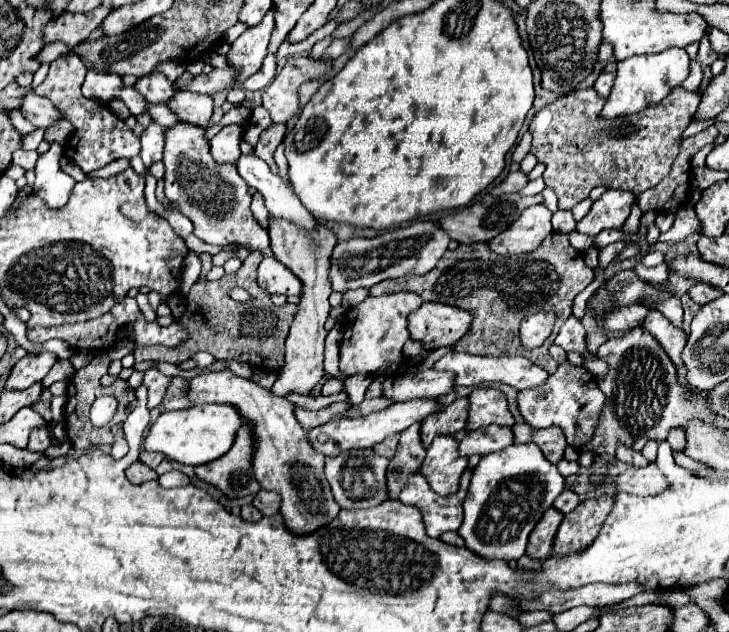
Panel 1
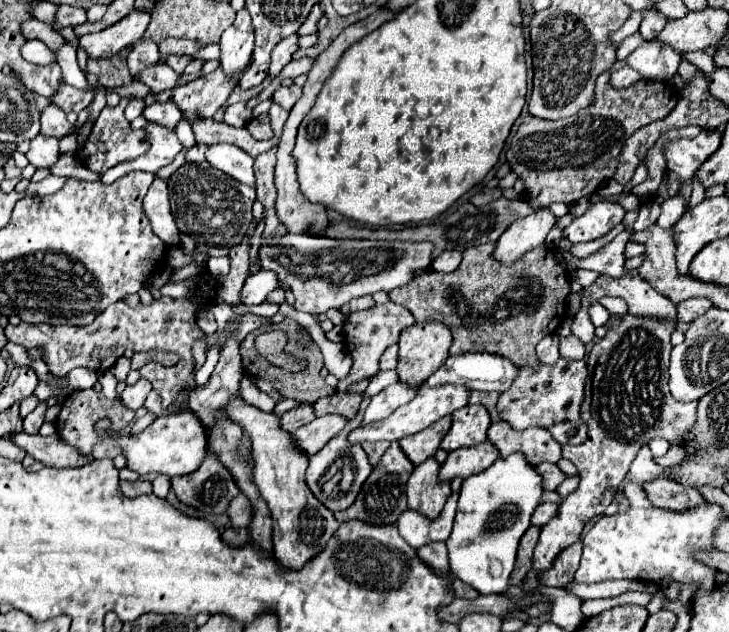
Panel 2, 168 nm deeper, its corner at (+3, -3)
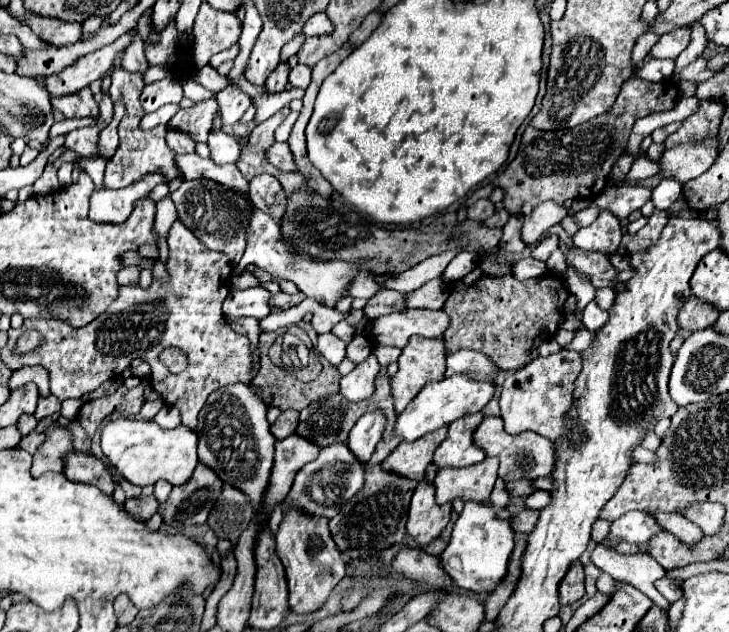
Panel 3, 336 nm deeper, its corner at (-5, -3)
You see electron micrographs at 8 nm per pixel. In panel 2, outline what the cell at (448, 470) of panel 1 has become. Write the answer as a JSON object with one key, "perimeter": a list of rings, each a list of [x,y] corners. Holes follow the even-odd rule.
{"perimeter":[[[428,457],[424,463],[414,467],[406,489],[408,507],[422,511],[430,519],[440,515],[446,499],[452,493],[450,483],[440,483],[438,473],[440,473],[440,463],[434,457]]]}

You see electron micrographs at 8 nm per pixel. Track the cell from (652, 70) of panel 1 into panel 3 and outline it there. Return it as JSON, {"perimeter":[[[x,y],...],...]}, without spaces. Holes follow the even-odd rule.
{"perimeter":[[[690,27],[670,31],[658,39],[658,43],[652,47],[654,59],[676,59],[690,43]]]}

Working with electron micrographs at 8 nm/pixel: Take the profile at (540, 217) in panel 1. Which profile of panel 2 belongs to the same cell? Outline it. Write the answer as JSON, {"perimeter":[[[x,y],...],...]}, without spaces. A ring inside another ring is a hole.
{"perimeter":[[[538,209],[514,221],[498,239],[494,257],[500,263],[514,263],[524,253],[536,249],[546,241],[546,235],[556,225],[556,217],[548,209]]]}

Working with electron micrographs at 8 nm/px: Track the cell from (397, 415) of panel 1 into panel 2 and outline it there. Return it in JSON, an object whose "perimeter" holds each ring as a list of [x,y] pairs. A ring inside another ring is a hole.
{"perimeter":[[[426,383],[420,387],[418,395],[406,403],[404,407],[398,407],[388,419],[380,419],[380,423],[370,423],[368,427],[360,425],[356,429],[352,429],[348,433],[348,441],[350,443],[366,443],[366,441],[398,441],[406,435],[412,435],[416,431],[426,429],[428,425],[432,425],[434,421],[438,421],[440,417],[454,413],[456,409],[464,407],[468,403],[468,389],[460,387],[460,385],[440,385],[440,387],[428,387]]]}

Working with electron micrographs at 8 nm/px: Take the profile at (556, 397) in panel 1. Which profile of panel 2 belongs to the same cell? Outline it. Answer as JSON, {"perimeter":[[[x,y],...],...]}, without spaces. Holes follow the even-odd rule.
{"perimeter":[[[562,357],[554,365],[540,365],[538,369],[520,367],[514,385],[500,395],[498,411],[512,429],[542,427],[548,429],[560,445],[580,445],[584,443],[588,431],[580,417],[586,377],[586,361],[568,361]]]}

